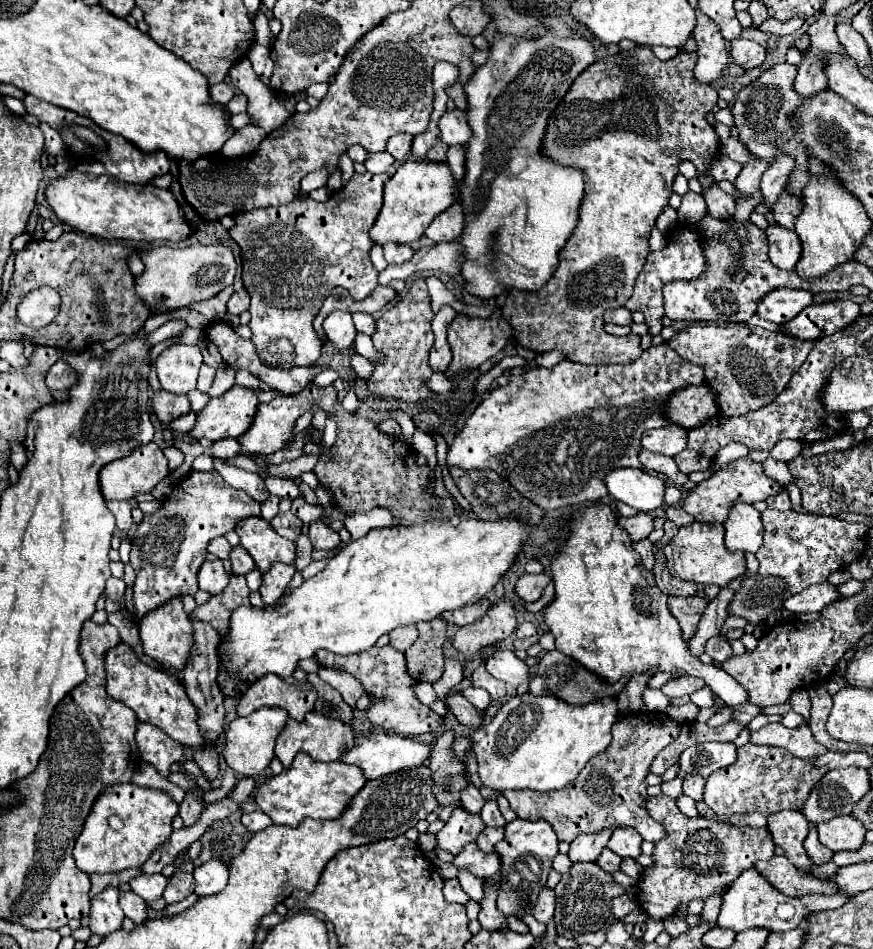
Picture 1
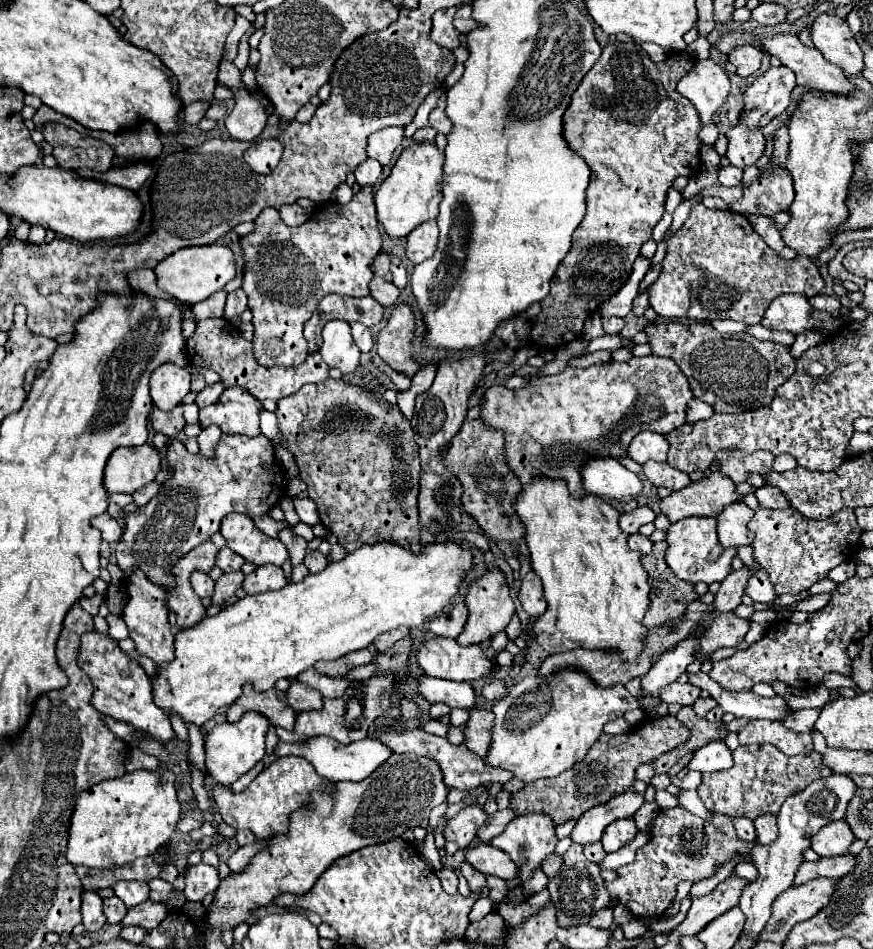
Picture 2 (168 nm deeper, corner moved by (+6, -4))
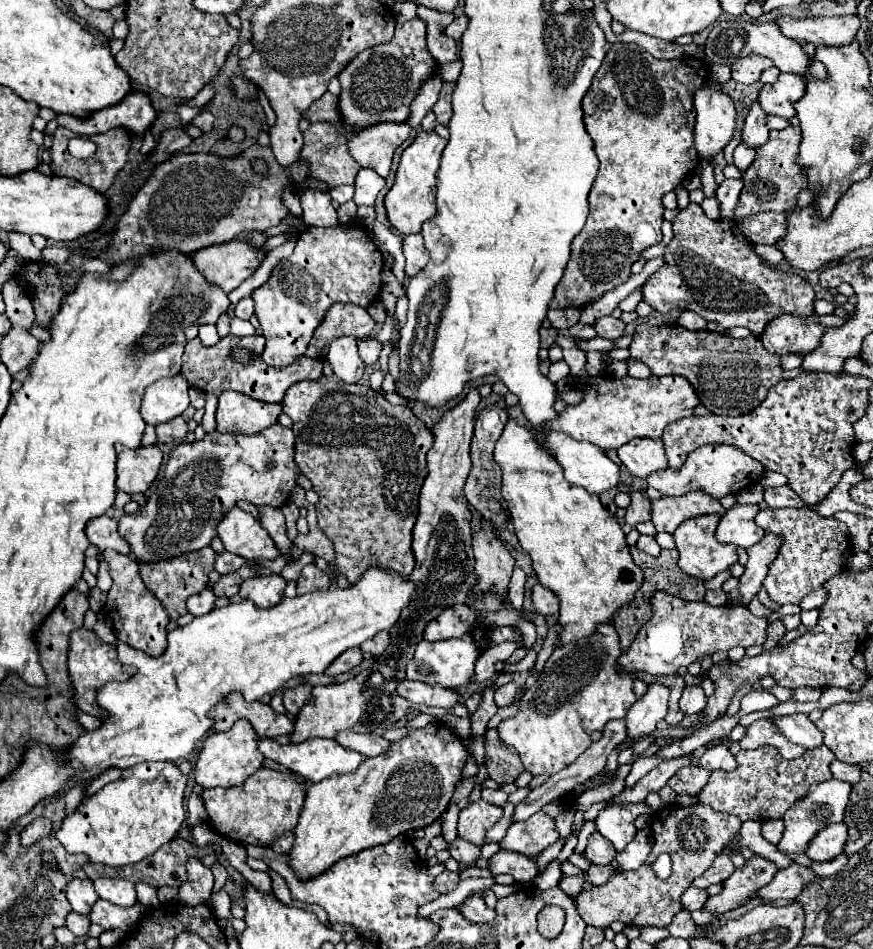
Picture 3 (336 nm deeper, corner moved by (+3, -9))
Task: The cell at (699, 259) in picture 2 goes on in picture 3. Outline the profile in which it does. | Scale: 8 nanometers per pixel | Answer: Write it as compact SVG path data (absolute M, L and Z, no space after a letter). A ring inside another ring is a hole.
M690 203L676 215L672 229L674 239L666 245L664 265L642 285L642 301L652 309L660 313L690 309L724 329L746 327L756 337L774 317L816 315L812 285L798 275L768 267L754 253L754 245L748 243L736 221L710 221L700 205Z

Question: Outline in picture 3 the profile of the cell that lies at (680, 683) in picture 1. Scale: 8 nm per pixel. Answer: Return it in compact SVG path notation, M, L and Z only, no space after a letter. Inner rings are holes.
M688 685L684 687L682 699L680 699L680 711L684 715L692 715L692 713L700 713L706 707L706 695L702 691L700 685Z

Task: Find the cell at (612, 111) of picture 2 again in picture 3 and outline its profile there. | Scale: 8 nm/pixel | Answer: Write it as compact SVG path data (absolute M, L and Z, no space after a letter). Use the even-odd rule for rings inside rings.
M616 43L610 47L610 51L606 53L606 59L604 63L600 65L594 81L592 81L592 87L588 89L584 101L582 101L582 109L584 109L584 123L586 123L586 129L590 133L590 137L594 139L594 145L596 145L596 153L598 153L598 159L600 159L600 171L598 171L598 177L592 185L592 191L590 191L590 215L588 215L588 221L584 225L584 229L574 237L572 241L572 255L570 255L570 261L566 265L566 271L560 279L560 283L556 285L556 293L554 293L554 299L550 303L550 309L566 309L566 307L586 307L588 303L600 299L606 291L618 287L620 283L624 283L628 277L630 277L630 267L632 263L638 259L640 251L646 249L646 247L652 247L656 243L662 241L662 213L664 213L664 207L662 207L662 195L668 193L668 191L674 191L684 177L692 175L696 165L698 165L698 153L696 153L696 147L692 145L694 141L694 117L696 117L696 111L694 111L694 103L692 103L692 97L696 93L696 89L700 89L708 79L708 65L698 59L698 57L690 57L690 55L684 55L680 59L654 59L650 53L646 53L640 45L636 43Z

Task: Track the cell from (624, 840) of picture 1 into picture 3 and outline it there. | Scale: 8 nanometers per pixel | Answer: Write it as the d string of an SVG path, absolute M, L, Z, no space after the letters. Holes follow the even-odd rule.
M610 805L608 809L602 809L596 817L598 831L612 841L616 851L624 851L626 845L634 839L636 827L634 821L638 815L646 813L646 805Z

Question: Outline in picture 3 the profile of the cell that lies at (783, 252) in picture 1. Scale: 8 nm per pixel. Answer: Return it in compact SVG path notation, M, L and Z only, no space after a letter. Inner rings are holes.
M756 213L738 221L740 231L748 237L750 243L776 245L778 239L786 235L786 215L784 213Z

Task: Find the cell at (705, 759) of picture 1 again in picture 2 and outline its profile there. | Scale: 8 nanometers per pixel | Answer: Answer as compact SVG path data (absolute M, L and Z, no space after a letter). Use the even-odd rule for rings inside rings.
M709 742L707 746L699 748L693 752L693 758L685 764L689 770L699 770L699 772L717 772L717 770L729 770L733 766L733 756L731 750L727 748L725 742Z

